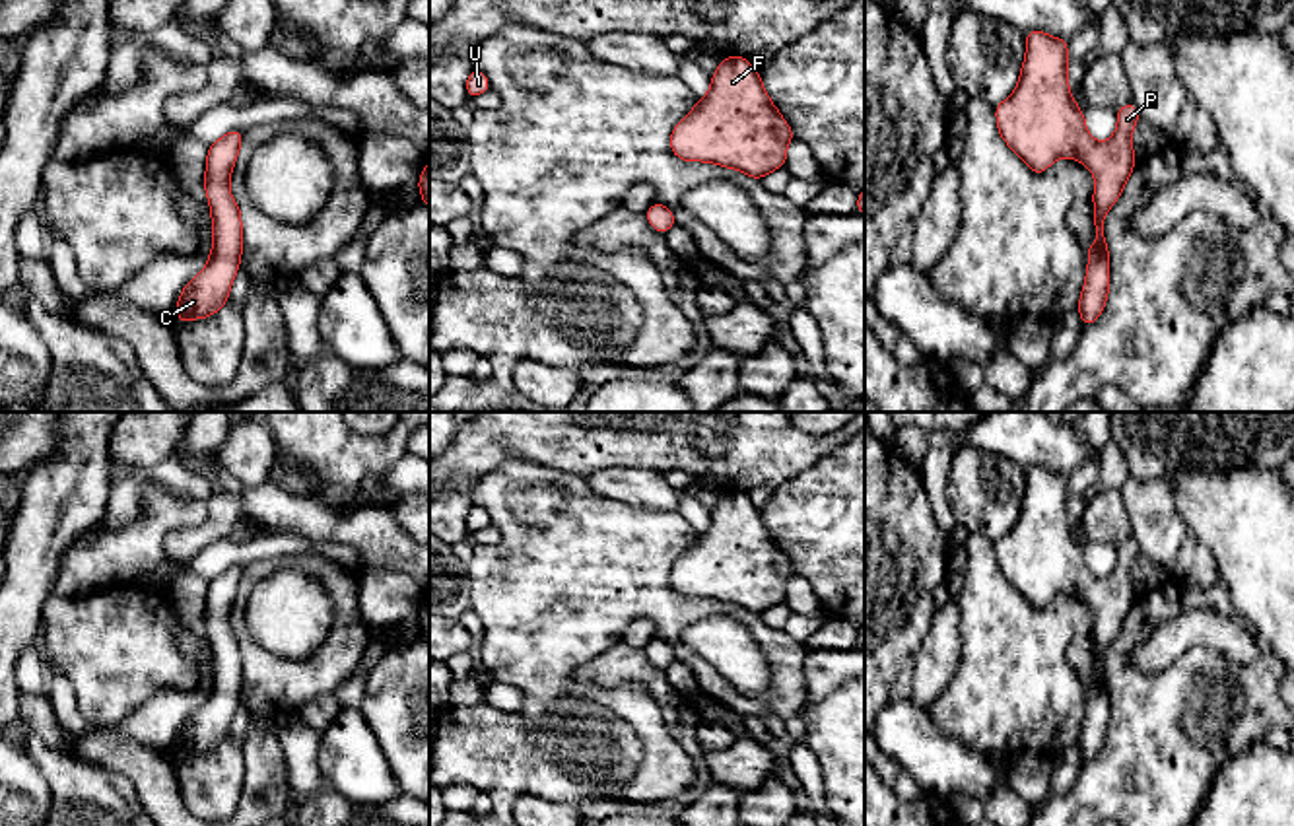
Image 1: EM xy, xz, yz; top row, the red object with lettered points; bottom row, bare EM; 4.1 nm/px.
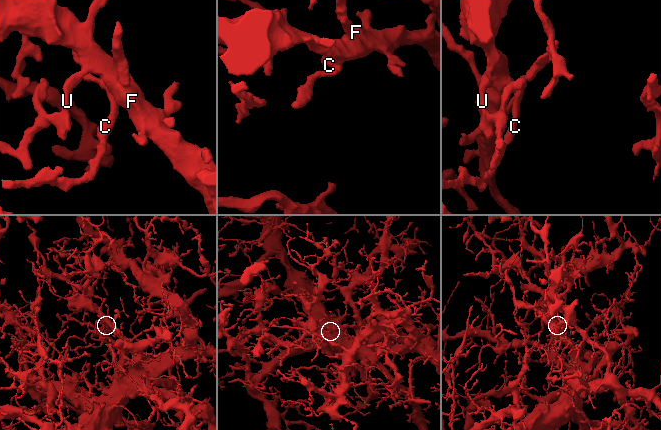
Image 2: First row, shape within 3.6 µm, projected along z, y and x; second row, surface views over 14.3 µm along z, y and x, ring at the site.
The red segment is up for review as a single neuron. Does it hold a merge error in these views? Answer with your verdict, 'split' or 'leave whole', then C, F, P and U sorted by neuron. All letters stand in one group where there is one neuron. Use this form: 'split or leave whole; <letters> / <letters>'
leave whole; C F P U

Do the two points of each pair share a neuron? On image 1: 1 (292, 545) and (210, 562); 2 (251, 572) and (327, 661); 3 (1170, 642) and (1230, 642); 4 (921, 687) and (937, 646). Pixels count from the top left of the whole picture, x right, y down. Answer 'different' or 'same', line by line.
1: same
2: same
3: same
4: same

